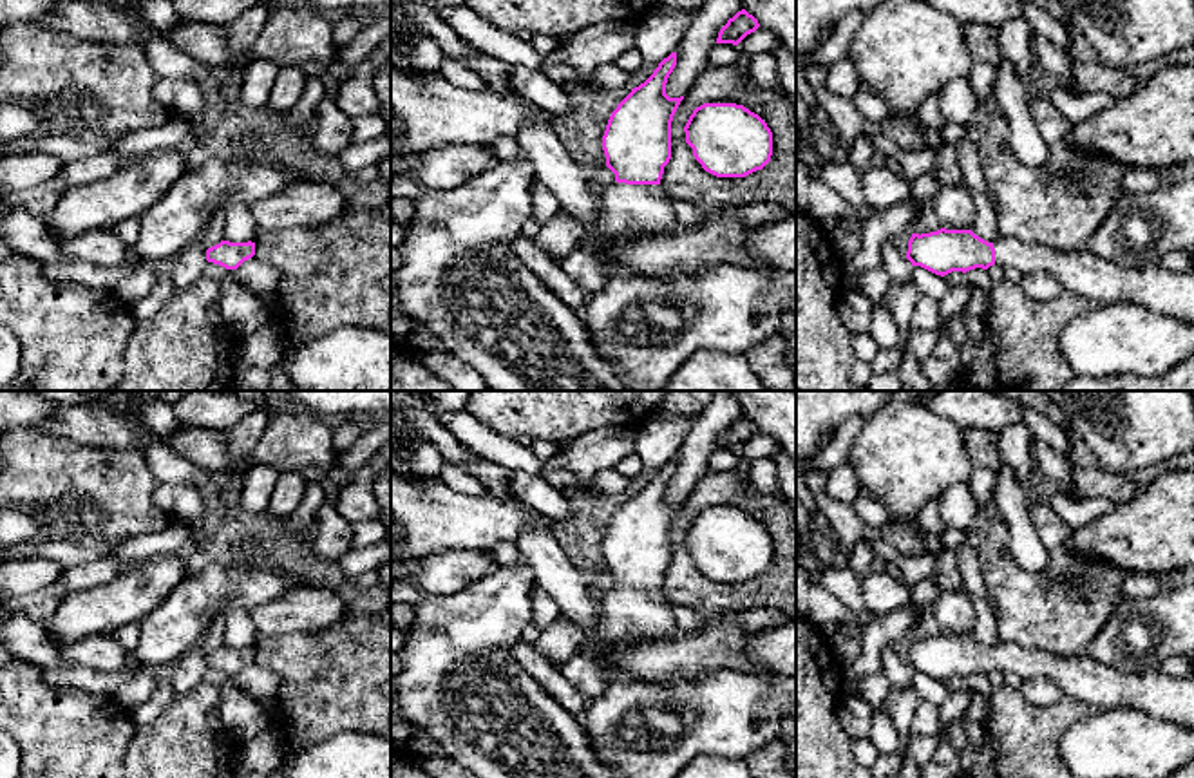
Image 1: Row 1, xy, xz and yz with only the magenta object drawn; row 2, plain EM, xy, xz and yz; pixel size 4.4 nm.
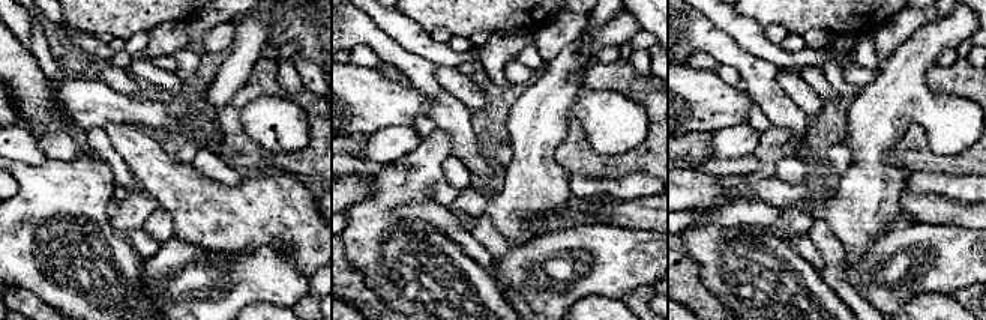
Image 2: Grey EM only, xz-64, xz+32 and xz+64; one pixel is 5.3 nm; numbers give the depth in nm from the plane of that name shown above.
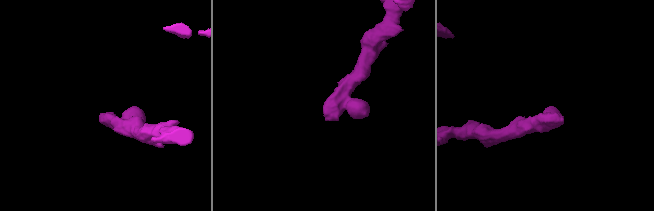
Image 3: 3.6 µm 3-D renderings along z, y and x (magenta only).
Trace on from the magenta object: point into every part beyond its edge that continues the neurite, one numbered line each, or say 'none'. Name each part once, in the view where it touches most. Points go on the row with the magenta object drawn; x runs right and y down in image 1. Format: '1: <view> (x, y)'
1: xz (626, 208)

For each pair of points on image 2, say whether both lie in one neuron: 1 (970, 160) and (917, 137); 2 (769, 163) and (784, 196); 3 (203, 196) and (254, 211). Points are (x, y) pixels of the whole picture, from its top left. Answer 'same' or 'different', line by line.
1: same
2: different
3: same

